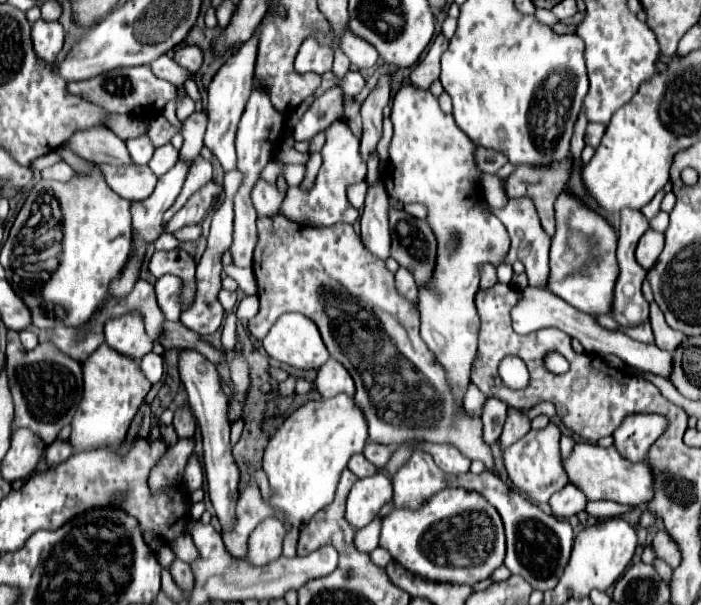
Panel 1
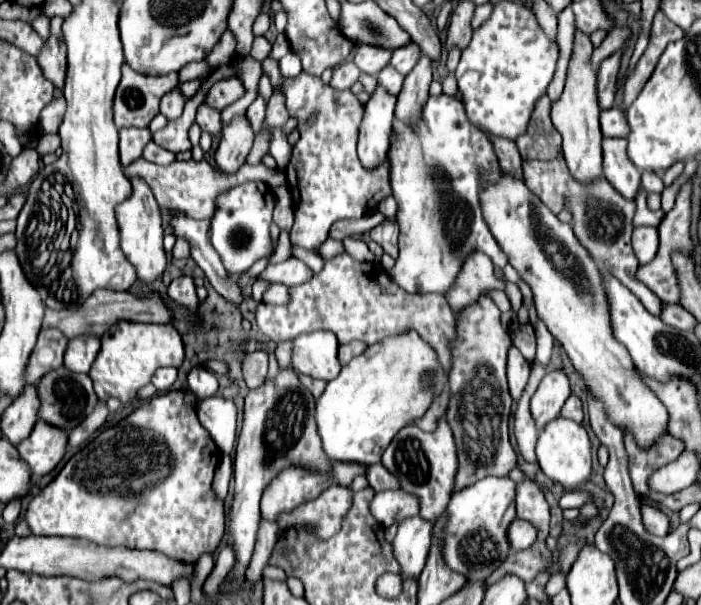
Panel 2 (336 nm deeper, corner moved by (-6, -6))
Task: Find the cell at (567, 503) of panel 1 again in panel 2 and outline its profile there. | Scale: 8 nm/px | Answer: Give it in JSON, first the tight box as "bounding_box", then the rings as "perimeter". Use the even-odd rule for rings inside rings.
{"bounding_box":[507,519,537,551],"perimeter":[[[515,519],[515,523],[511,523],[511,527],[507,529],[507,539],[511,539],[511,551],[523,551],[533,545],[533,541],[537,539],[537,531],[531,523]]]}

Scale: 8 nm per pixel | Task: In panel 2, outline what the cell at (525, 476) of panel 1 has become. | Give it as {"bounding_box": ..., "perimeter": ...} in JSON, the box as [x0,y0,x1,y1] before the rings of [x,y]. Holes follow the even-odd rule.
{"bounding_box":[531,369,571,431],"perimeter":[[[563,369],[551,371],[543,377],[535,395],[531,397],[531,413],[539,431],[545,427],[545,423],[549,423],[559,415],[569,395],[571,395],[569,379]]]}

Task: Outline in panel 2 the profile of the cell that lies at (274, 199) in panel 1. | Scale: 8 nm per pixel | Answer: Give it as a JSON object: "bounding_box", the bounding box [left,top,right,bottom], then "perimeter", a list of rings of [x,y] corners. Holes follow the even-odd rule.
{"bounding_box":[215,115,253,173],"perimeter":[[[239,115],[239,119],[231,119],[223,127],[221,143],[215,153],[215,161],[219,171],[235,173],[247,159],[253,145],[251,123],[247,123],[247,115]]]}

